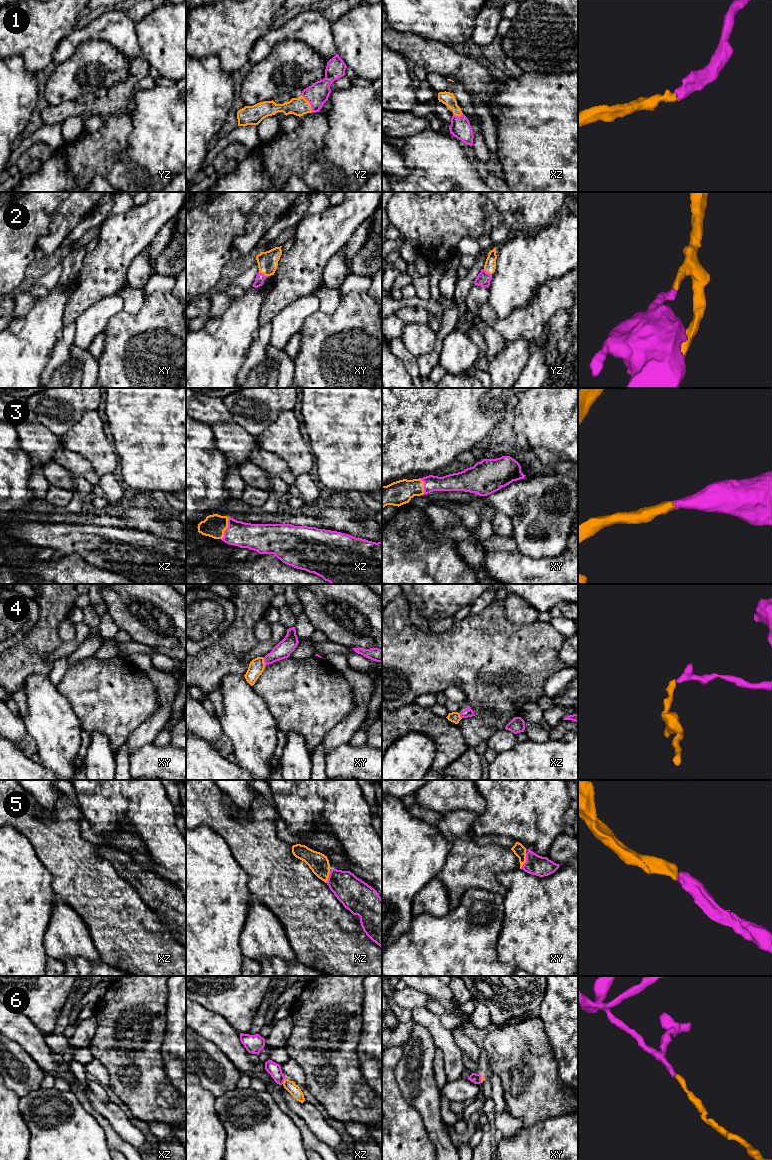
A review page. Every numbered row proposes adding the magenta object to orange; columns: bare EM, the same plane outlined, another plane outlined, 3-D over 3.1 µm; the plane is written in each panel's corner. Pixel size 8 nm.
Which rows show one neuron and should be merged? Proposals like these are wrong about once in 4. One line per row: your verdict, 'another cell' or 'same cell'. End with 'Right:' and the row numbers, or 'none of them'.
1: same cell
2: same cell
3: same cell
4: another cell
5: same cell
6: another cell
Right: 1, 2, 3, 5

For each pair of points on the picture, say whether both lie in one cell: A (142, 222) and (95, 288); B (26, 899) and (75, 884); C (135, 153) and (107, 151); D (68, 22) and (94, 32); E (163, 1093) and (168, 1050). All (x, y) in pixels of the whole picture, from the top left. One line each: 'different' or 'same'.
A: same
B: different
C: different
D: different
E: different

